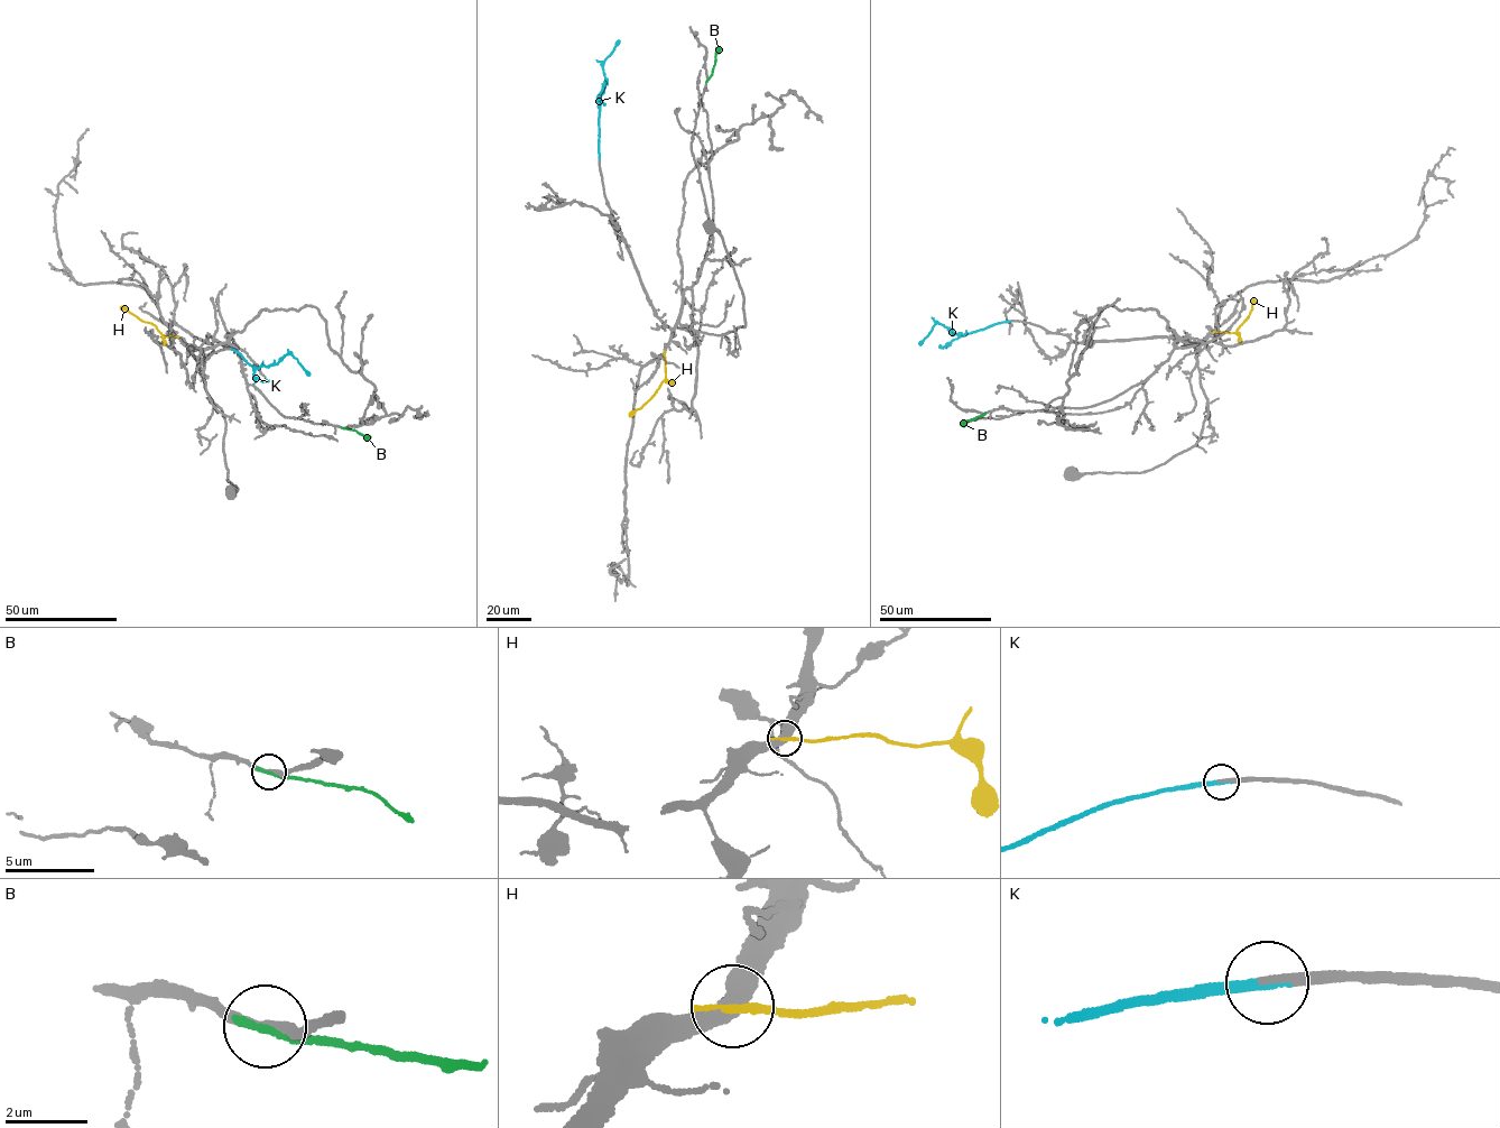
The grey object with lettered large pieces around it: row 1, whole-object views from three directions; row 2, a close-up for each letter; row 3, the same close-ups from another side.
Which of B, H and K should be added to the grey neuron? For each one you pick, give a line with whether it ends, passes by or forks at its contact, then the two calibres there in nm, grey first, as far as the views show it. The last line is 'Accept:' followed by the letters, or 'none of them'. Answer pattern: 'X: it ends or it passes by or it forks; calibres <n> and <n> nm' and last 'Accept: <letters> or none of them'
K: it ends; calibres 200 and 260 nm
Accept: K

